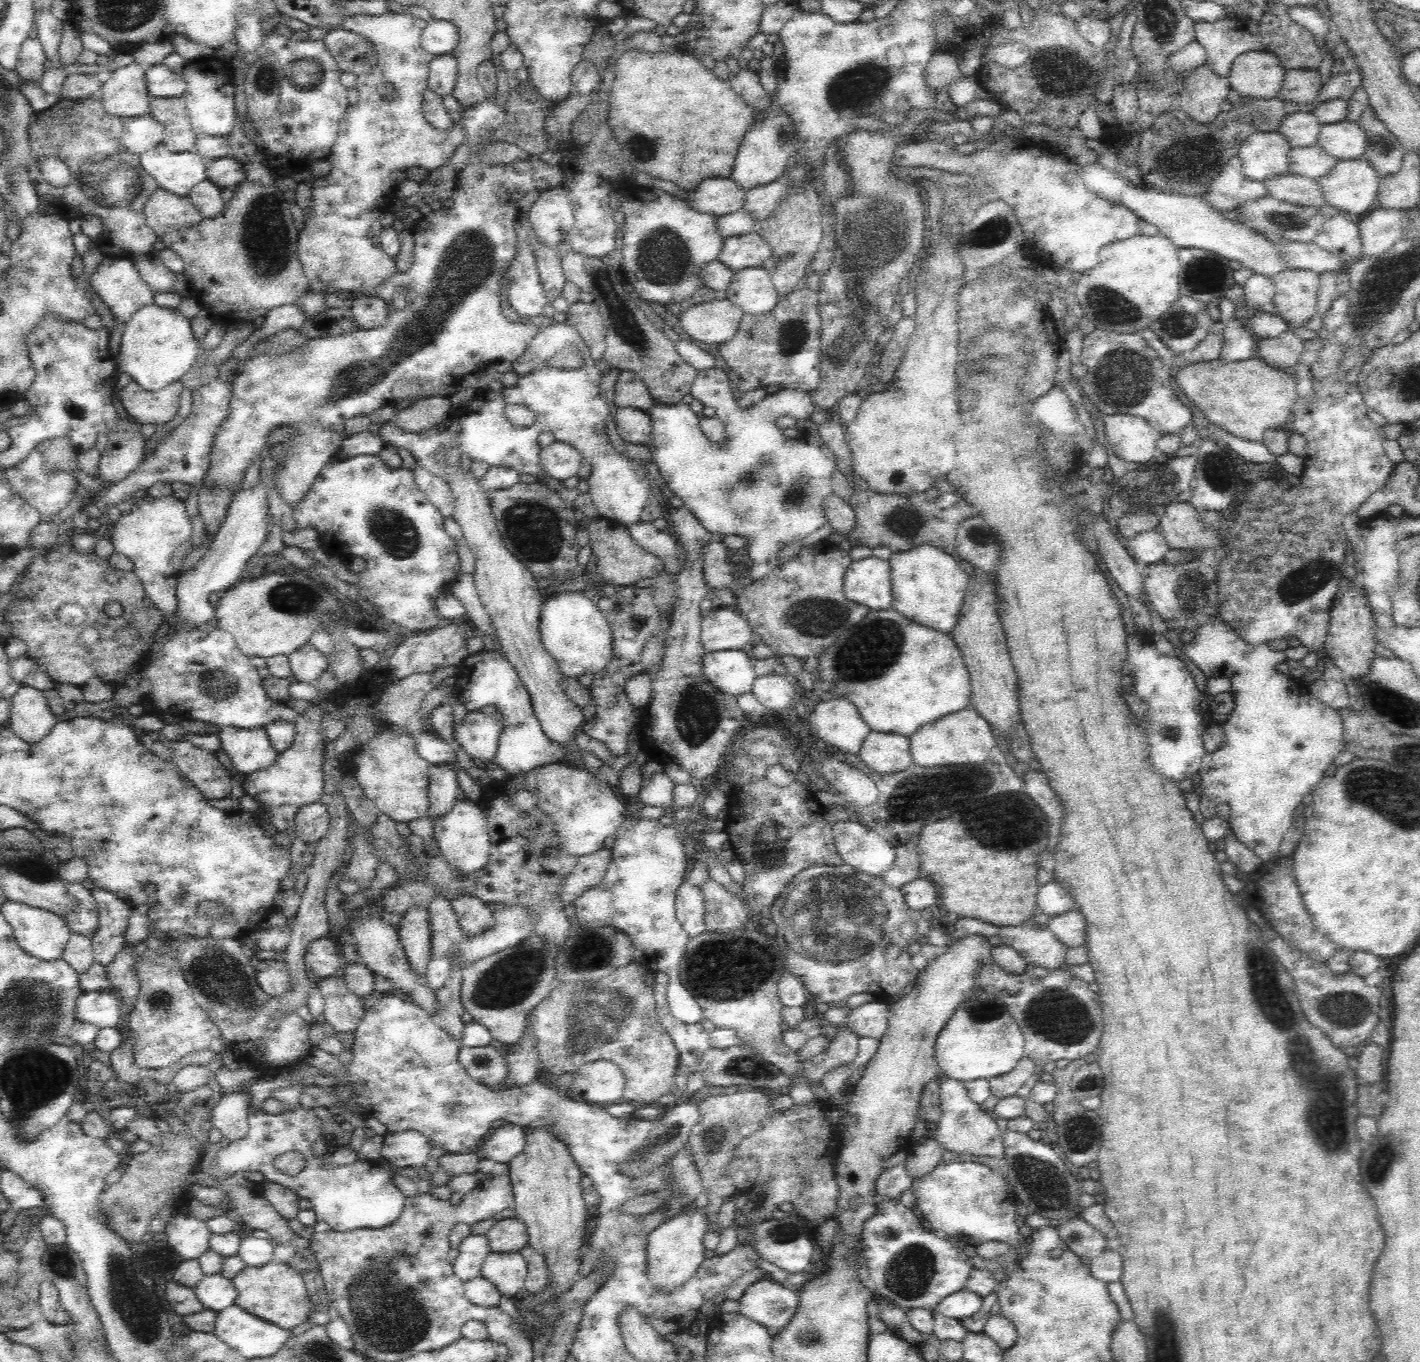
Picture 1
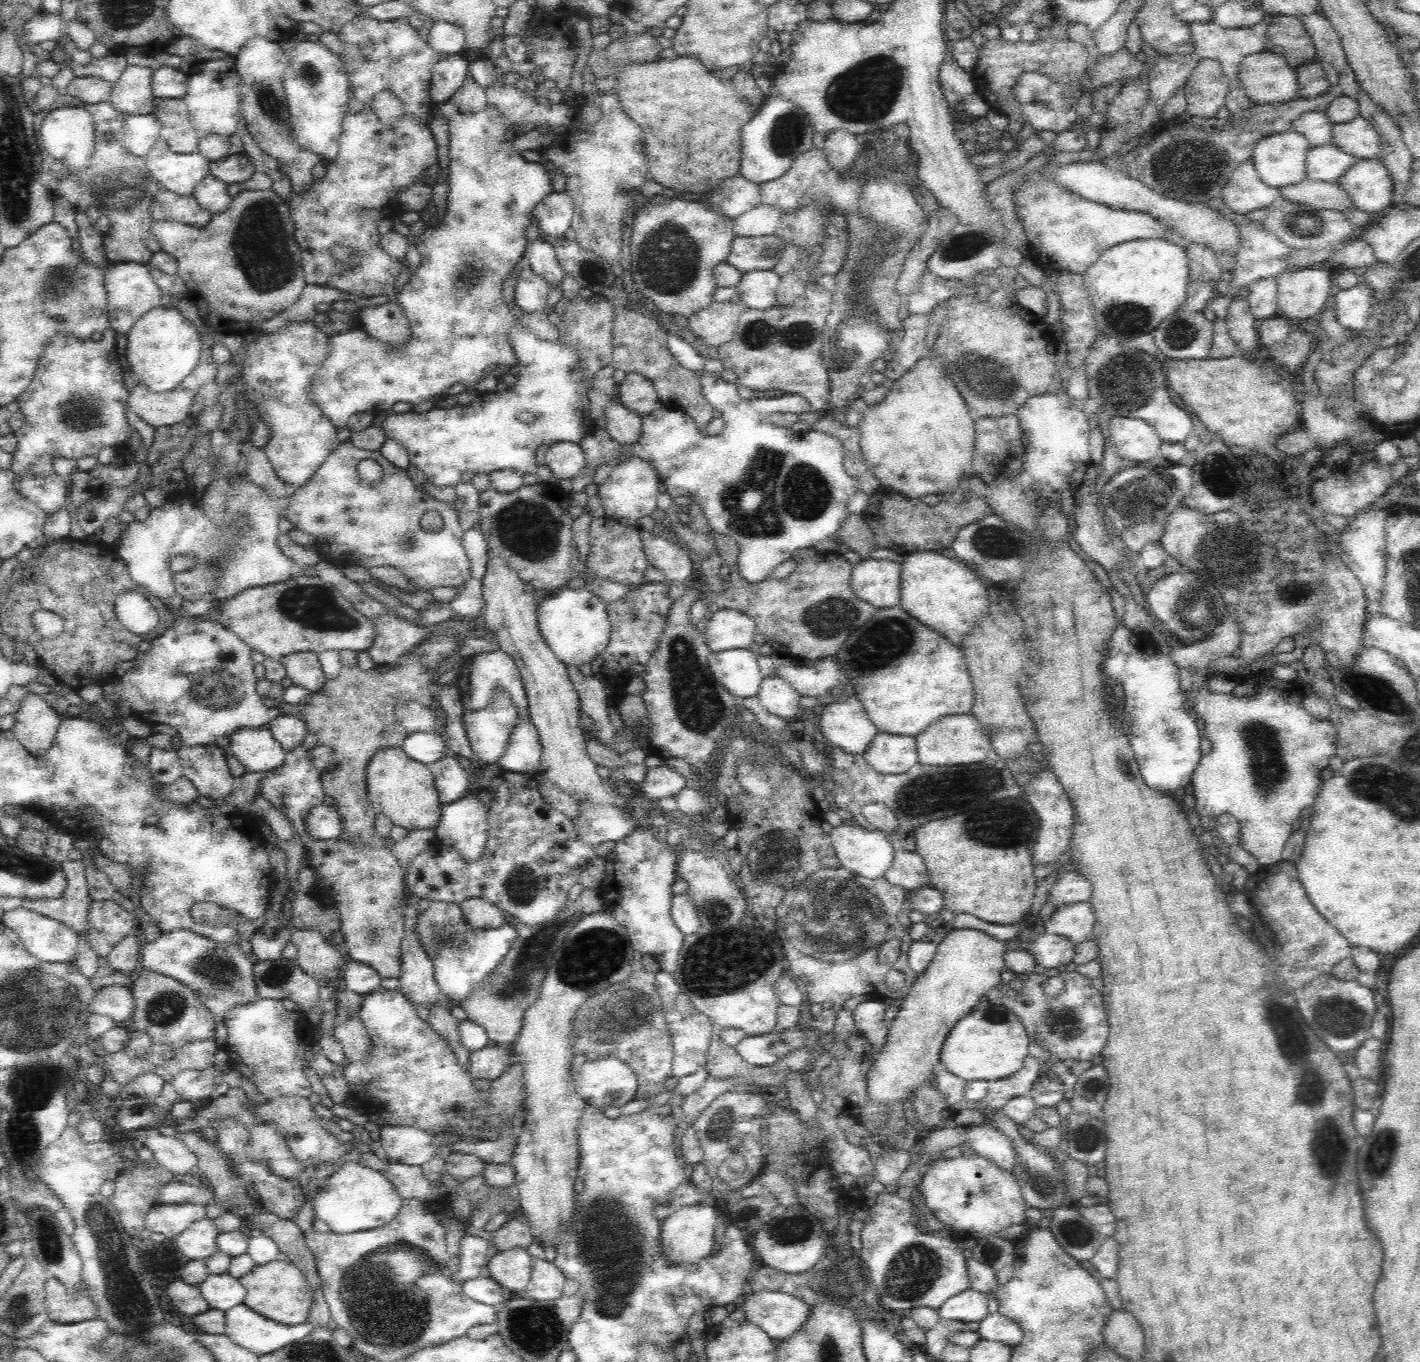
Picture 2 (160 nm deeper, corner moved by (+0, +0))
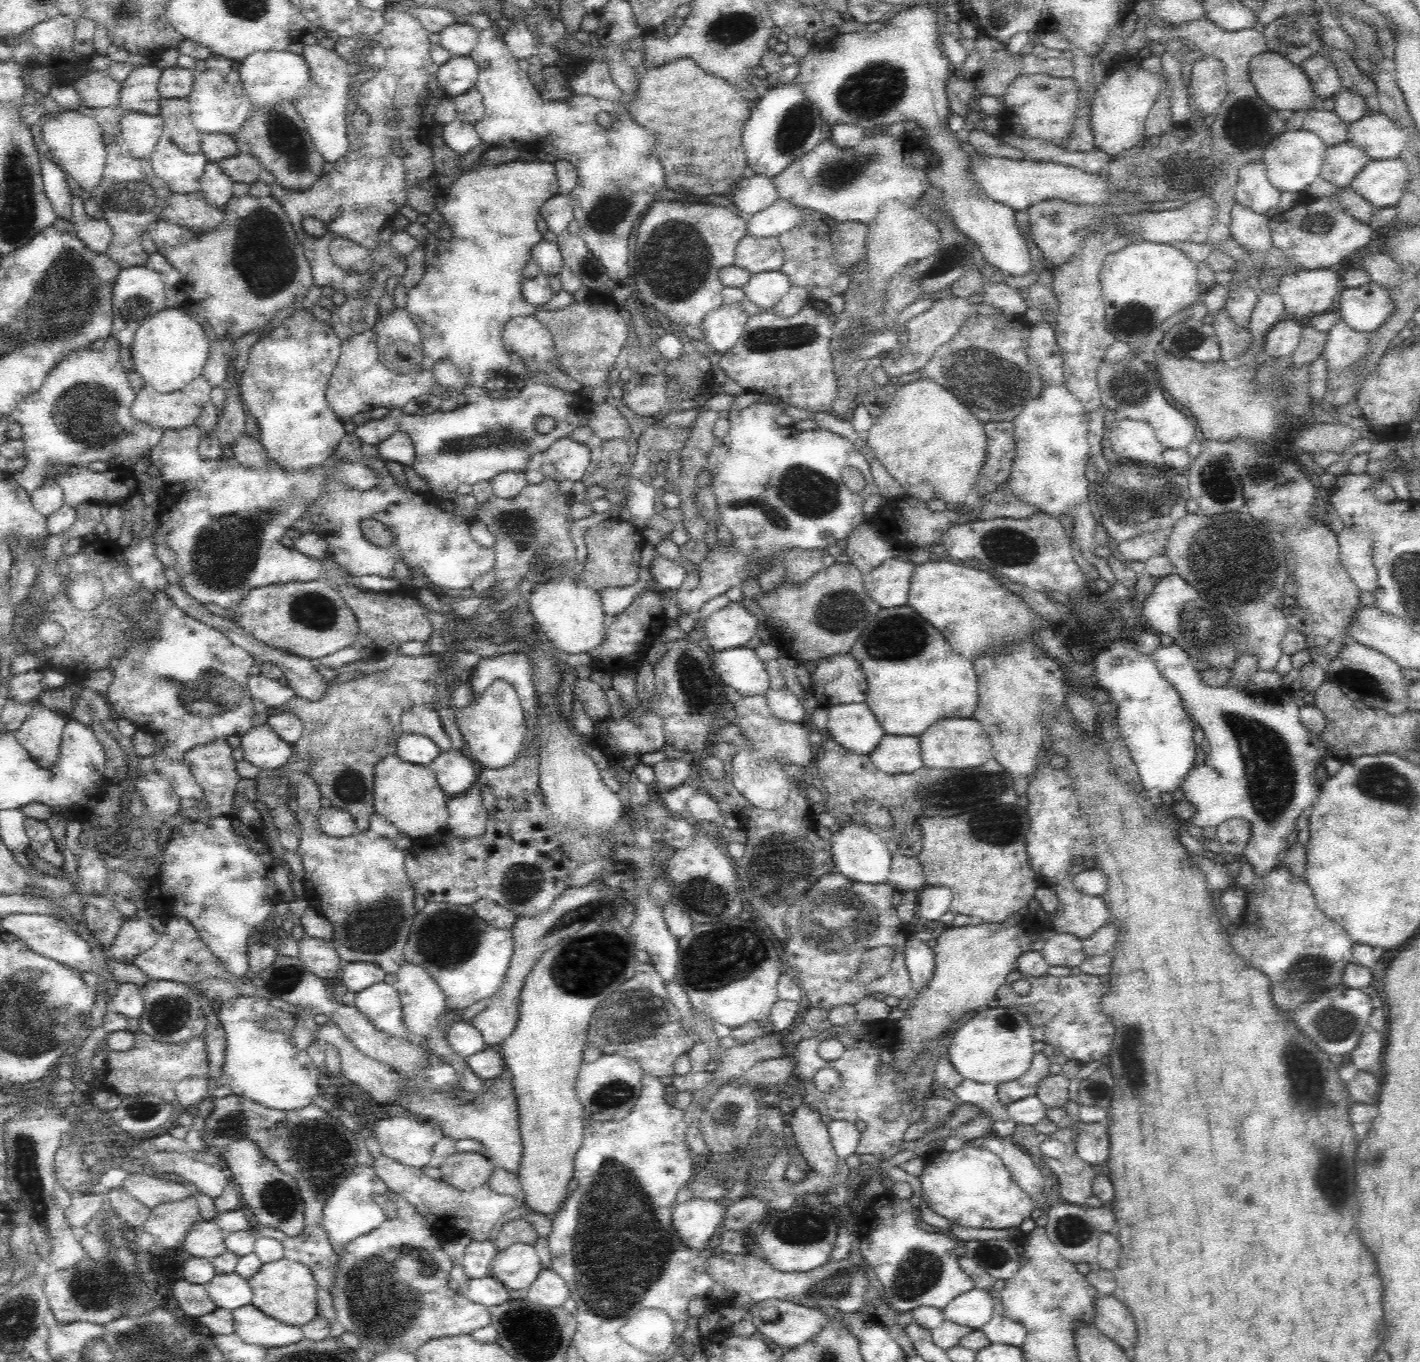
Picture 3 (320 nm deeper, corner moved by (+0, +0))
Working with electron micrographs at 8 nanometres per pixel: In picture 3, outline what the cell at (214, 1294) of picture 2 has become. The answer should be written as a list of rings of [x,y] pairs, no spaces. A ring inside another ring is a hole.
[[[214,1274],[212,1280],[203,1287],[208,1291],[212,1302],[224,1310],[235,1311],[236,1308],[251,1303],[252,1289],[248,1279],[236,1274]]]

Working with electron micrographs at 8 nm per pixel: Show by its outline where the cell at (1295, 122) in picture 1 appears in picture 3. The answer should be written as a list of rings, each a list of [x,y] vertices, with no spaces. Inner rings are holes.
[[[1307,109],[1302,129],[1316,133],[1326,147],[1337,146],[1349,140],[1348,124],[1334,111]]]

